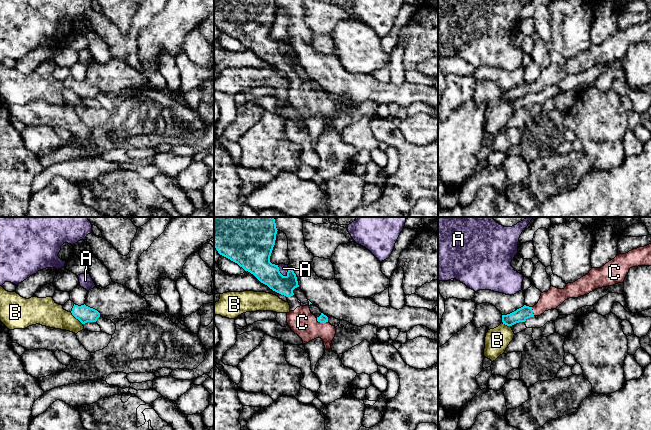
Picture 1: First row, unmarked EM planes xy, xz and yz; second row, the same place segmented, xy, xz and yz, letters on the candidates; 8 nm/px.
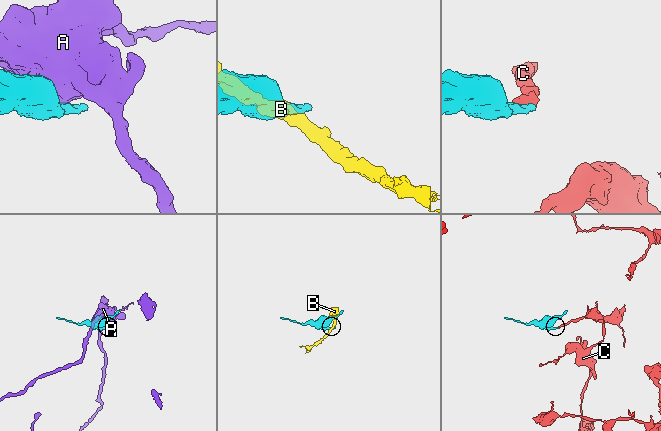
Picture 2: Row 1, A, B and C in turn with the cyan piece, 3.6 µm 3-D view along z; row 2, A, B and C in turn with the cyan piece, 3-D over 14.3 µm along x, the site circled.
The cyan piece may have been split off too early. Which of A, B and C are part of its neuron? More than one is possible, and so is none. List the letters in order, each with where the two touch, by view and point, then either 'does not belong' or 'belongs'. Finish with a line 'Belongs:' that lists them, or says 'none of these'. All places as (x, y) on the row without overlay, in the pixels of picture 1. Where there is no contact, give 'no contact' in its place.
A: meets cyan in xz at (279, 48); does not belong
B: meets cyan in xy at (76, 94); does not belong
C: meets cyan in xz at (321, 98); belongs
Belongs: C

